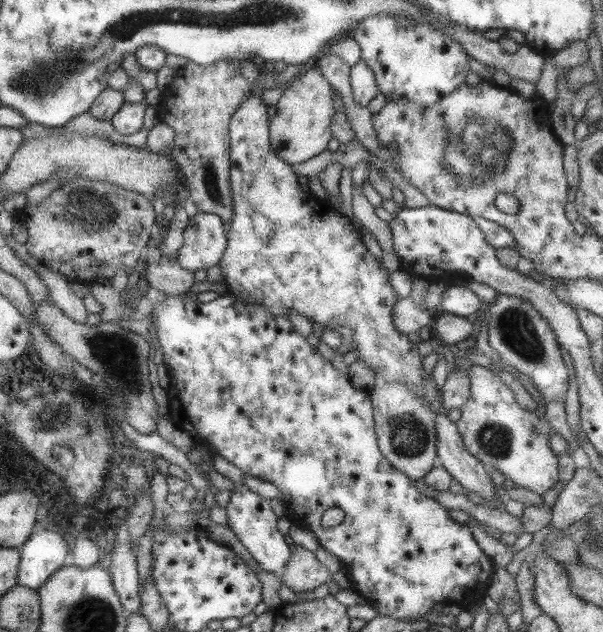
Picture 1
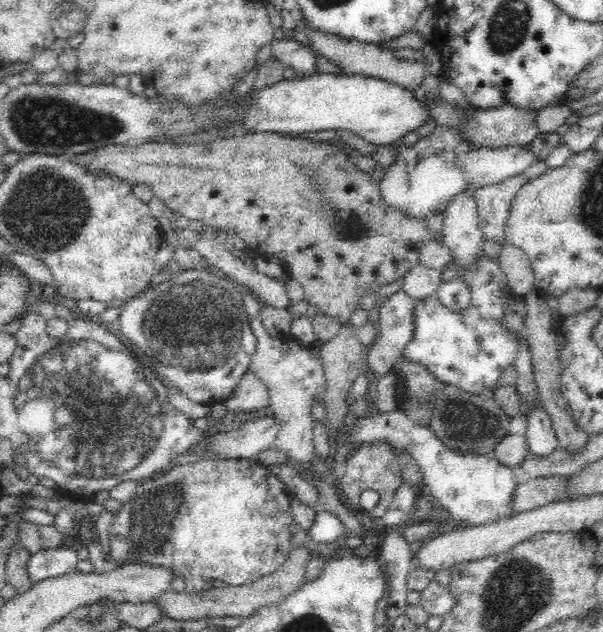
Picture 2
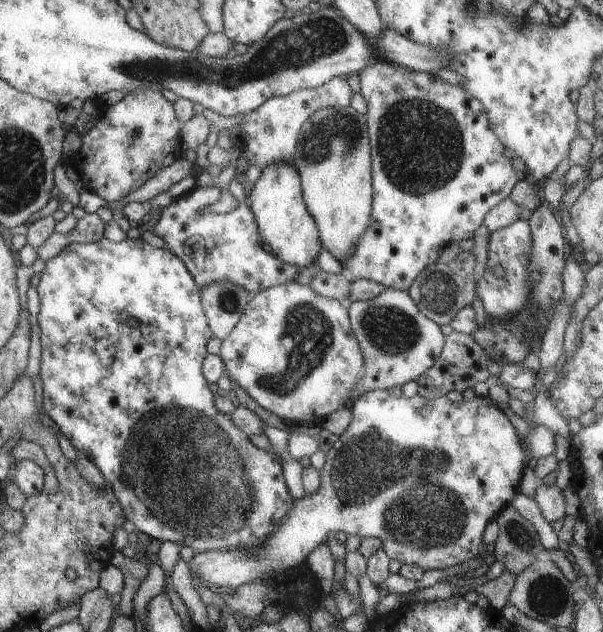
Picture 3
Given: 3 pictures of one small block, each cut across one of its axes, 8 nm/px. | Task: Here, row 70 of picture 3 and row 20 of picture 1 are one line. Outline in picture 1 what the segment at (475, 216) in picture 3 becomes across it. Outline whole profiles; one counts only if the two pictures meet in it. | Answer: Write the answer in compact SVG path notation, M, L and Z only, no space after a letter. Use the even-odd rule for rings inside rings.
M393 14L365 16L351 29L350 37L359 46L360 62L371 70L379 92L388 101L435 107L465 83L469 72L467 54L457 46L457 42L451 42L451 38L441 34L437 28L431 30L425 21L417 24L417 21Z

